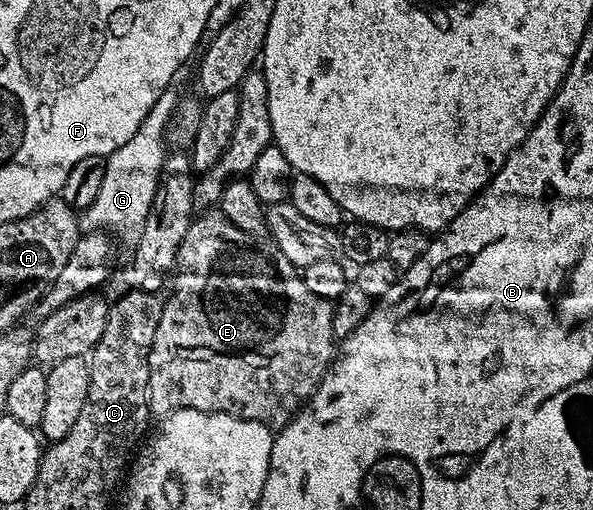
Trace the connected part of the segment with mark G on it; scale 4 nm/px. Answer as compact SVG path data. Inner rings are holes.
M173 87L165 89L163 95L155 99L151 111L147 111L143 123L139 123L139 131L135 131L135 135L131 135L123 147L105 158L105 174L99 195L95 195L95 203L91 203L91 207L83 210L79 217L86 230L132 234L140 230L147 219L147 211L155 199L157 180L167 156L167 130L179 100L175 90Z

